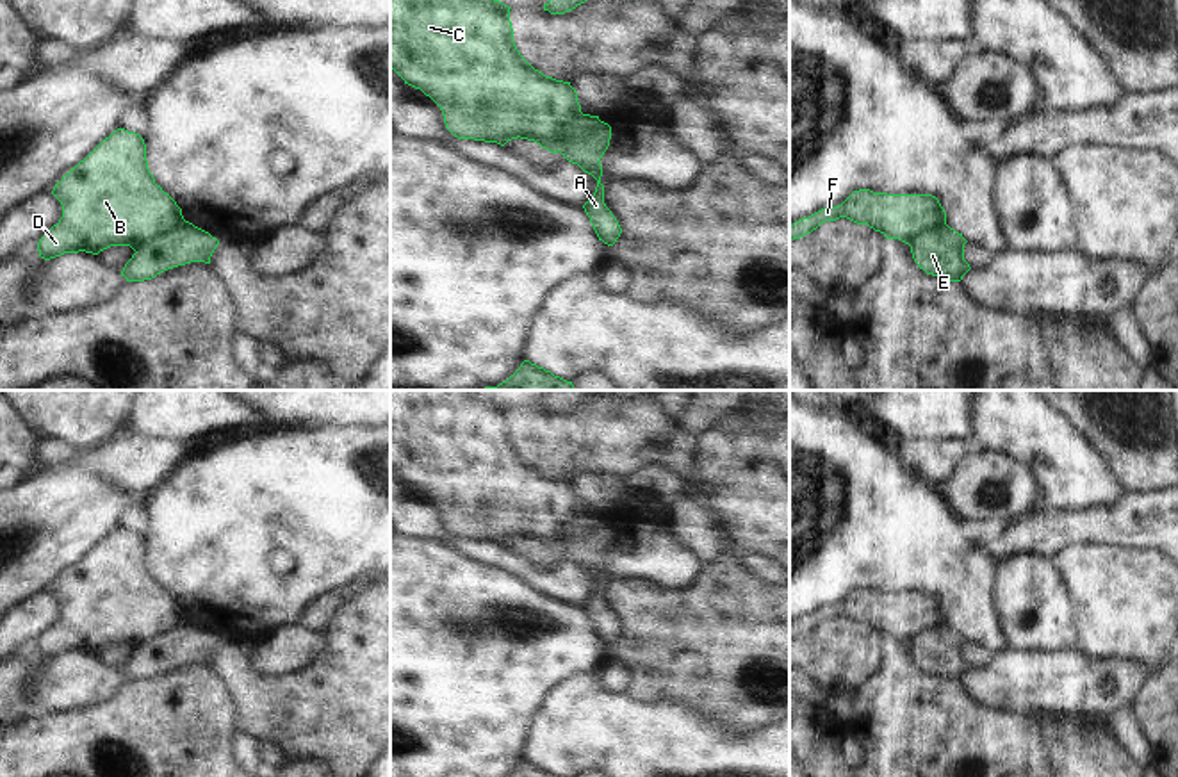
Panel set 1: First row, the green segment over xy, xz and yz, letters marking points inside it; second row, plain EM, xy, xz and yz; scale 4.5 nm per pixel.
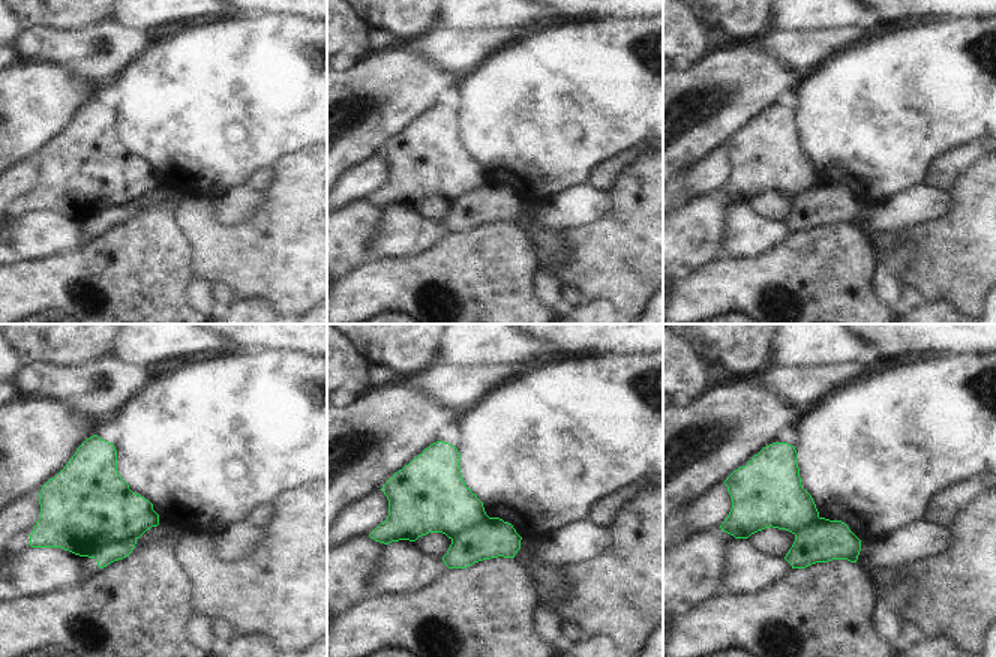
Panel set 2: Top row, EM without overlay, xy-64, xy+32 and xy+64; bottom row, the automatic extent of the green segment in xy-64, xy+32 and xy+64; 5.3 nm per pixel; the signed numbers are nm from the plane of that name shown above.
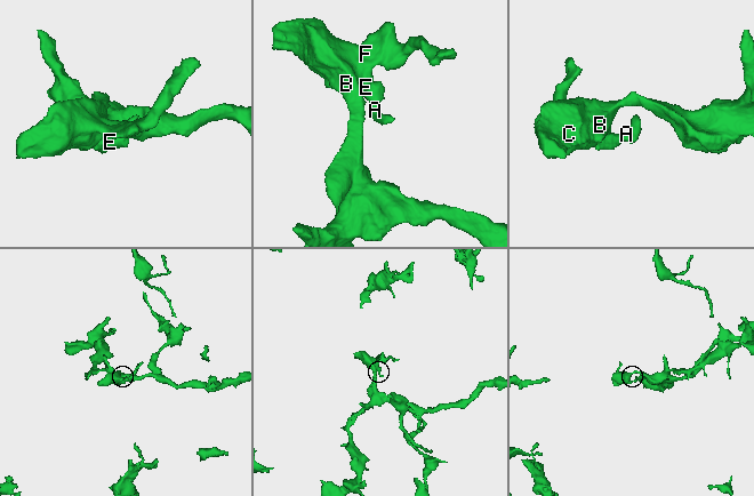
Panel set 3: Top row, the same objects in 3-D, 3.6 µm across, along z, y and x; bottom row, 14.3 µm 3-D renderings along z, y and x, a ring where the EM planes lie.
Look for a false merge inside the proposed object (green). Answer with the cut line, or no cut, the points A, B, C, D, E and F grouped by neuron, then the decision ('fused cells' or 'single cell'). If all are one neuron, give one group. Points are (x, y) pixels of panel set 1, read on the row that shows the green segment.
xy (186, 221), (136, 252) | A E / B C D F | fused cells

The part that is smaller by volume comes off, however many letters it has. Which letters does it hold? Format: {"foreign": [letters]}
{"foreign": ["A", "E"]}

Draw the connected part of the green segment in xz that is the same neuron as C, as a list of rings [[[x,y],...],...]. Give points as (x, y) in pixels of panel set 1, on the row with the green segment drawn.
[[[390,0],[390,68],[442,110],[458,139],[535,141],[558,153],[558,134],[583,118],[570,82],[545,77],[517,50],[510,9],[499,0]]]

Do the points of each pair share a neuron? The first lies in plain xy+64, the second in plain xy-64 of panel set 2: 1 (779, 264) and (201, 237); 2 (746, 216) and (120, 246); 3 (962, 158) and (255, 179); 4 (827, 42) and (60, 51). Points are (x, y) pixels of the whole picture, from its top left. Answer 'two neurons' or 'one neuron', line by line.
1: two neurons
2: two neurons
3: one neuron
4: one neuron

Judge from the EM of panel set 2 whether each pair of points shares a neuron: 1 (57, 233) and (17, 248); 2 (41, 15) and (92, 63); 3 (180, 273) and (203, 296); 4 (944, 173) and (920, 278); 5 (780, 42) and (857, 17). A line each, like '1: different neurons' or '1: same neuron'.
1: same neuron
2: different neurons
3: different neurons
4: different neurons
5: different neurons

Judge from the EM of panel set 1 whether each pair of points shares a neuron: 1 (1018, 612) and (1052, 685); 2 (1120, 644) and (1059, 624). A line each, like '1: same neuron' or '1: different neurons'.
1: different neurons
2: different neurons

